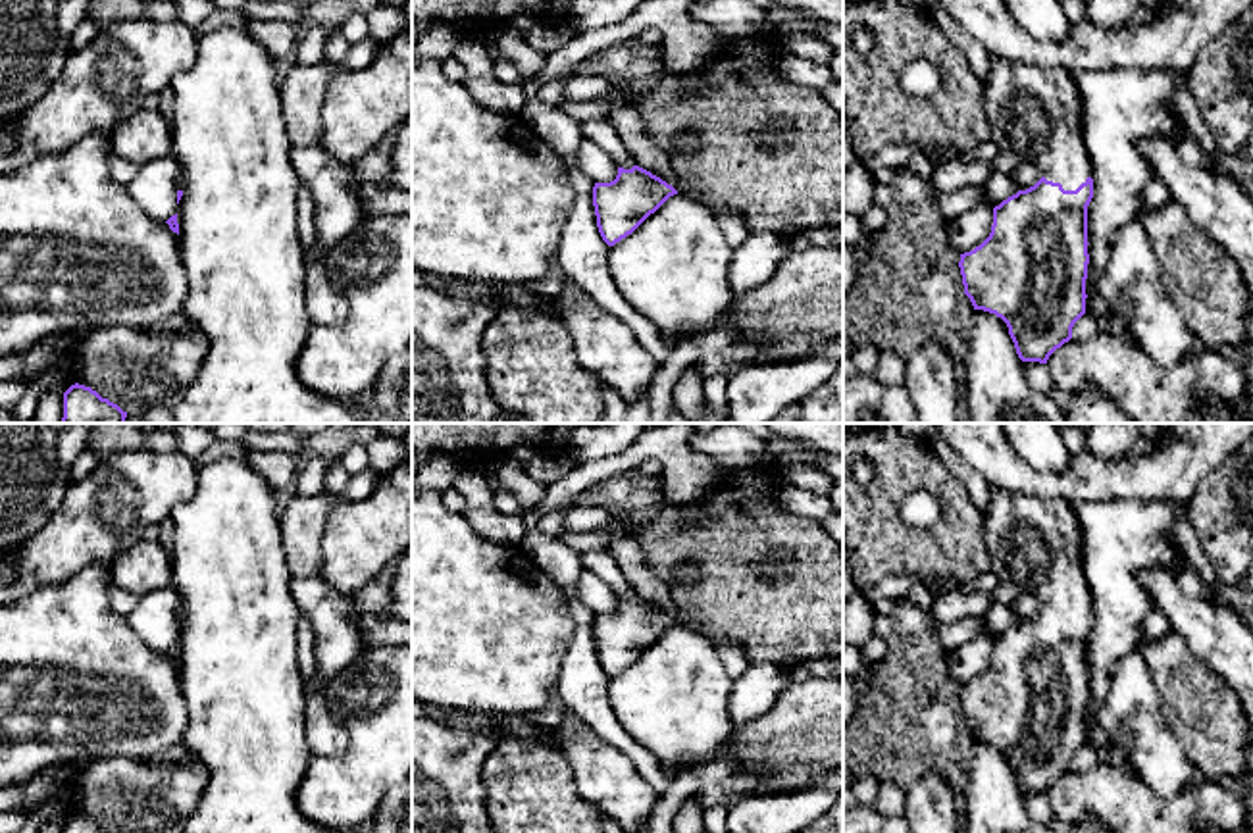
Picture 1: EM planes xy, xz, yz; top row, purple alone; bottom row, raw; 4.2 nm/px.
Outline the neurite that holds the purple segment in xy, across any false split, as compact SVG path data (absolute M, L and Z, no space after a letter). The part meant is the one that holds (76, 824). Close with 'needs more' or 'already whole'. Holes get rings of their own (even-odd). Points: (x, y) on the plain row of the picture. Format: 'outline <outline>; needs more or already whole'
outline M71 816L65 823L64 823L64 833L110 833L108 829L102 829L96 821L92 821L90 818L85 816Z; already whole

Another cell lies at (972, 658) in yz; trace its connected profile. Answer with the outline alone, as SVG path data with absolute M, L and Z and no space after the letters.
M976 635L953 654L949 654L949 671L959 685L970 683L980 677L991 664L993 639L987 635Z

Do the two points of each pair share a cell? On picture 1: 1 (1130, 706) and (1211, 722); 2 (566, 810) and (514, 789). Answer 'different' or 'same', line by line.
1: different
2: same

